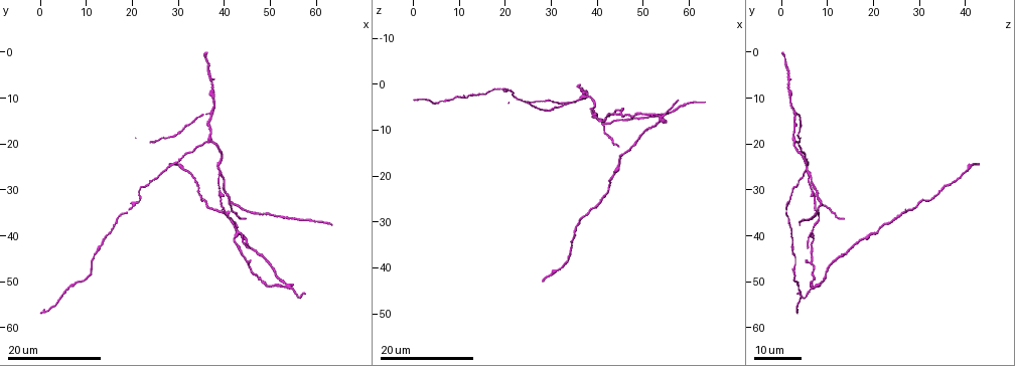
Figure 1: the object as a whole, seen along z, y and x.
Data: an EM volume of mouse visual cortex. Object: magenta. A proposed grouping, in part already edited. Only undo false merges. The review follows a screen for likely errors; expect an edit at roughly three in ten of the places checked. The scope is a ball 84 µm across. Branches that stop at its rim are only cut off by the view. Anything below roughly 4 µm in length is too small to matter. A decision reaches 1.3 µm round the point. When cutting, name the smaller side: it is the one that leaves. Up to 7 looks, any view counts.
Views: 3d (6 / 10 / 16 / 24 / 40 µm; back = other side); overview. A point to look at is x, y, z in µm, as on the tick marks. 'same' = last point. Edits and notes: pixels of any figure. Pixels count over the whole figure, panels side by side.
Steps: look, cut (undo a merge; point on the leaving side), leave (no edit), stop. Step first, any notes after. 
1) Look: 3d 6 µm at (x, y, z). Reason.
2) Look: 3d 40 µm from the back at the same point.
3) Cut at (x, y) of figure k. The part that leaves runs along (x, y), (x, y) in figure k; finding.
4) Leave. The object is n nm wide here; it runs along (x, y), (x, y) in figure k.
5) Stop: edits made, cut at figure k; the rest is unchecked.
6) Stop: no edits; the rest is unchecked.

Look: 3d 24 µm at (42.0, 33.0, 9.0). Arms part here.

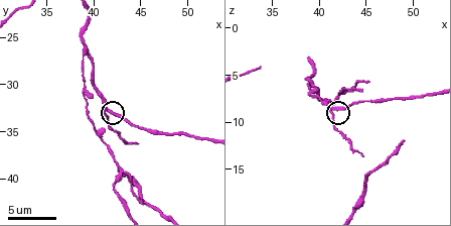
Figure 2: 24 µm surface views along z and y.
Look: 3d 6 µm at (42.0, 33.2, 8.6).

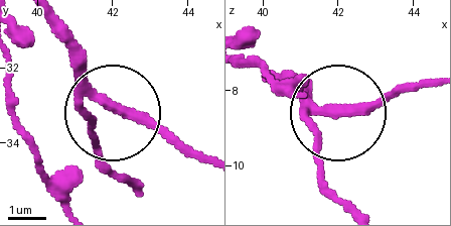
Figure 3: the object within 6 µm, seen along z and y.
Leave. The side arm is 8 µm long; 3 arms meet here; all the same cell.

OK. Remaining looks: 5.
Look: 3d 16 µm at (39.2, 26.4, 6.2). Two arms in line, one across.

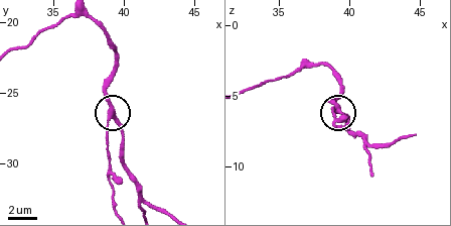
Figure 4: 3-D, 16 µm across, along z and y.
Look: 3d 16 µm from the back at (39.2, 26.6, 6.2).

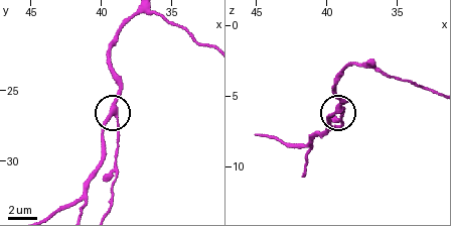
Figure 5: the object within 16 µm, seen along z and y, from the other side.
Leave. It runs along (108, 207), (117, 163), (114, 115), (105, 127), (102, 144) in figure 5; one cell here.

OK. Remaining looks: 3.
Look: 3d 16 µm at (42.5, 39.0, 7.0). Thick turns thin.

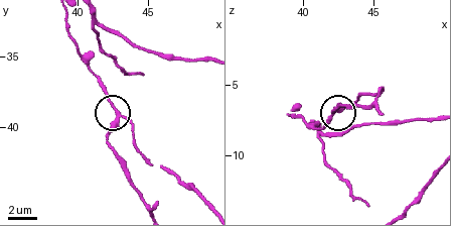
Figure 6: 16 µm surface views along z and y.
Look: 3d 6 µm at the same point.

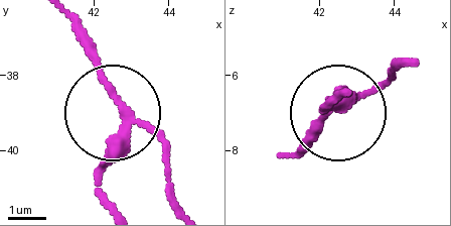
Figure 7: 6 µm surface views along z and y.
Cut at (100, 170) of figure 7. 3 arms meet here; two cells meet here.

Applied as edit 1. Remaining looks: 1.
Stop: edits made, cut at figure 7; the rest is unchecked.

